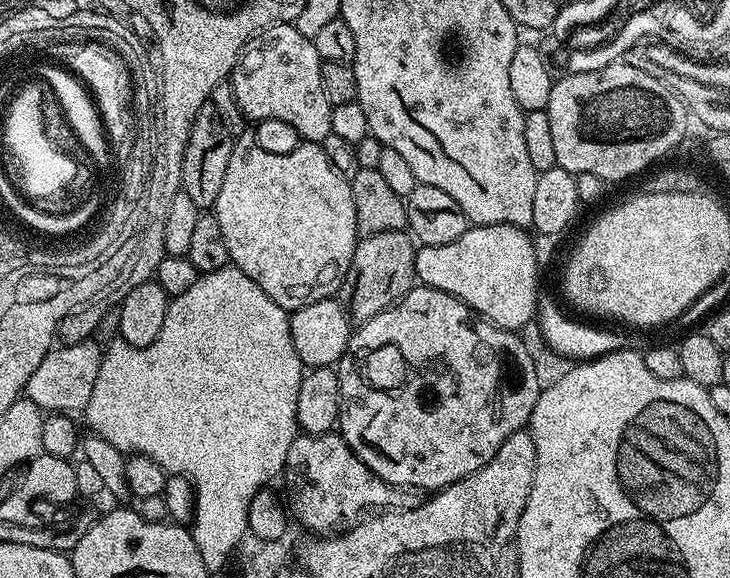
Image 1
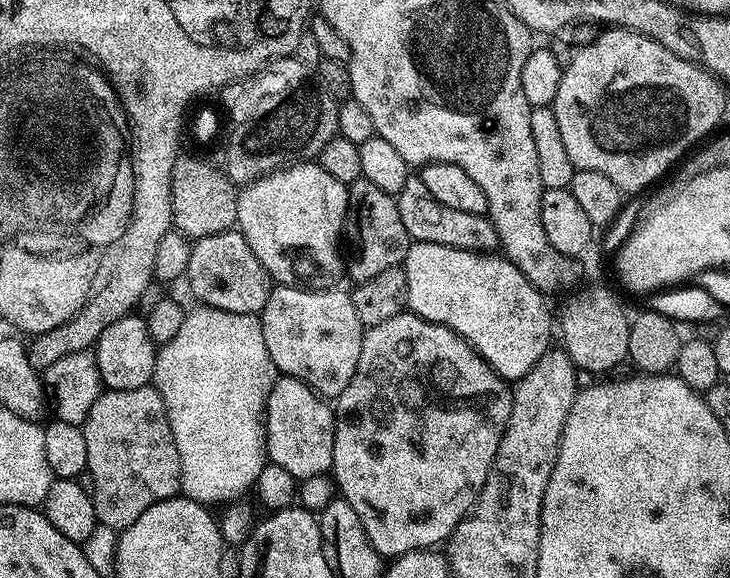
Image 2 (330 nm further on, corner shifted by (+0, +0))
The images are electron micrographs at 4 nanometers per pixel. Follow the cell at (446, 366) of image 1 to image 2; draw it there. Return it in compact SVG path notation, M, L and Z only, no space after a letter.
M411 310L399 312L394 318L390 318L387 322L381 322L378 326L367 329L362 338L362 354L358 358L358 370L354 370L354 378L350 378L350 386L346 386L346 390L342 390L342 394L335 401L334 411L336 414L336 433L334 434L334 458L332 459L332 467L330 469L331 475L334 477L335 487L338 489L339 495L350 506L354 506L354 514L358 514L358 518L362 518L362 526L366 530L366 534L370 538L370 542L374 546L374 550L379 552L381 557L395 558L406 555L407 552L419 552L421 550L432 550L437 546L435 544L443 545L445 541L451 537L453 530L460 525L461 520L465 519L471 513L473 506L476 505L476 500L480 496L482 486L488 477L488 471L492 468L494 458L498 454L498 446L502 442L502 434L504 429L508 427L508 419L510 418L510 410L512 409L512 393L513 389L510 387L509 381L504 377L498 375L495 370L485 362L484 359L476 353L472 345L467 344L464 339L457 334L452 328L447 328L441 324L435 324L429 320L423 320L421 316L416 315Z

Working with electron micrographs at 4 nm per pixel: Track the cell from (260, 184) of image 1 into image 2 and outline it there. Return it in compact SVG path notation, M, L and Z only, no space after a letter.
M297 162L239 189L236 228L277 285L332 290L346 276L346 260L336 243L341 243L347 215L347 187L330 178L319 163Z

